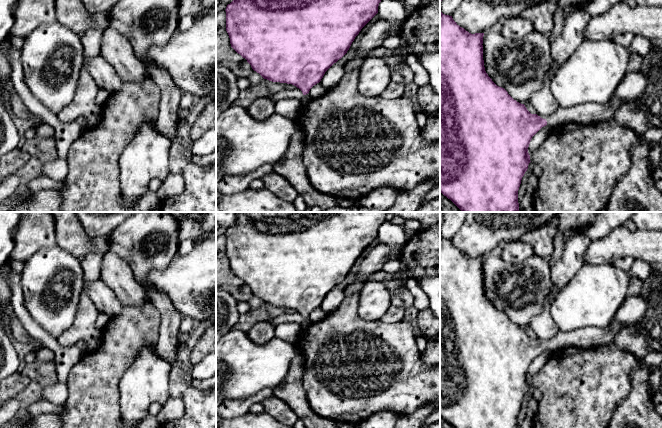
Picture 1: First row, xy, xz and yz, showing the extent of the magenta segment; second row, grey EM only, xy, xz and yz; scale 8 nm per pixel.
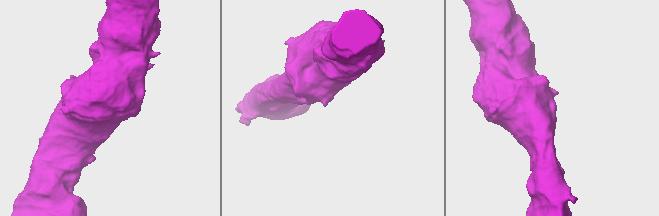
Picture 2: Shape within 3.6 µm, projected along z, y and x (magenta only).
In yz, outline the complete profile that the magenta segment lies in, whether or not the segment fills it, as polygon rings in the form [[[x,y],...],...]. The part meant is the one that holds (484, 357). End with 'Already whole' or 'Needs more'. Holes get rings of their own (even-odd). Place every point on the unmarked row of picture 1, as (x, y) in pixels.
[[[440,235],[440,417],[454,428],[519,428],[518,414],[528,393],[528,371],[532,361],[544,350],[550,352],[563,347],[596,347],[608,345],[626,323],[636,323],[650,313],[656,303],[662,302],[662,282],[653,282],[647,295],[625,298],[611,323],[604,328],[586,327],[558,333],[547,343],[531,338],[524,328],[514,324],[488,300],[483,284],[484,257],[471,258],[452,242]]]. Needs more

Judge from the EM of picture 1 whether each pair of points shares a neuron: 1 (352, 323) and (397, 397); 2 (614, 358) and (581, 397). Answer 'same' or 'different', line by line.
1: same
2: same

